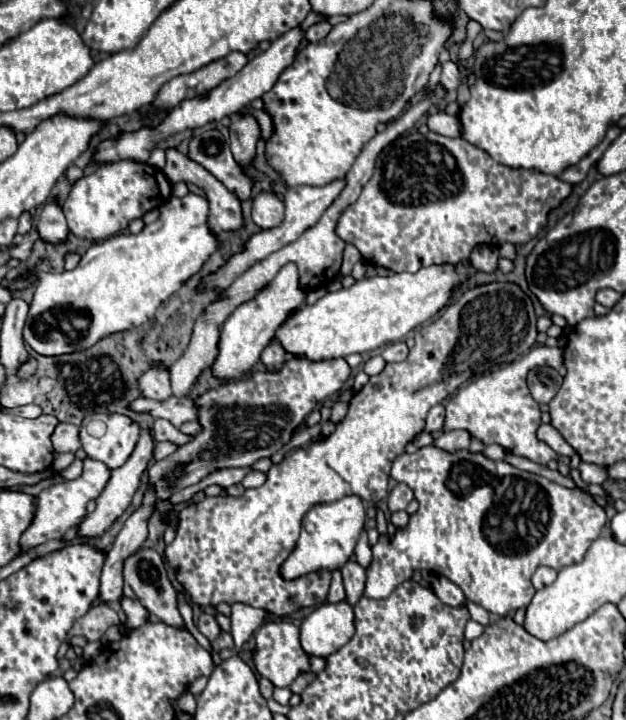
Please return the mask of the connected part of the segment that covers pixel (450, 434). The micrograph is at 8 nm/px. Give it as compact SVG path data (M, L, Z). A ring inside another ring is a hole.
M447 431L447 433L441 433L441 437L437 437L433 445L447 453L457 453L461 449L467 449L469 443L471 443L471 437L467 435L467 431Z

